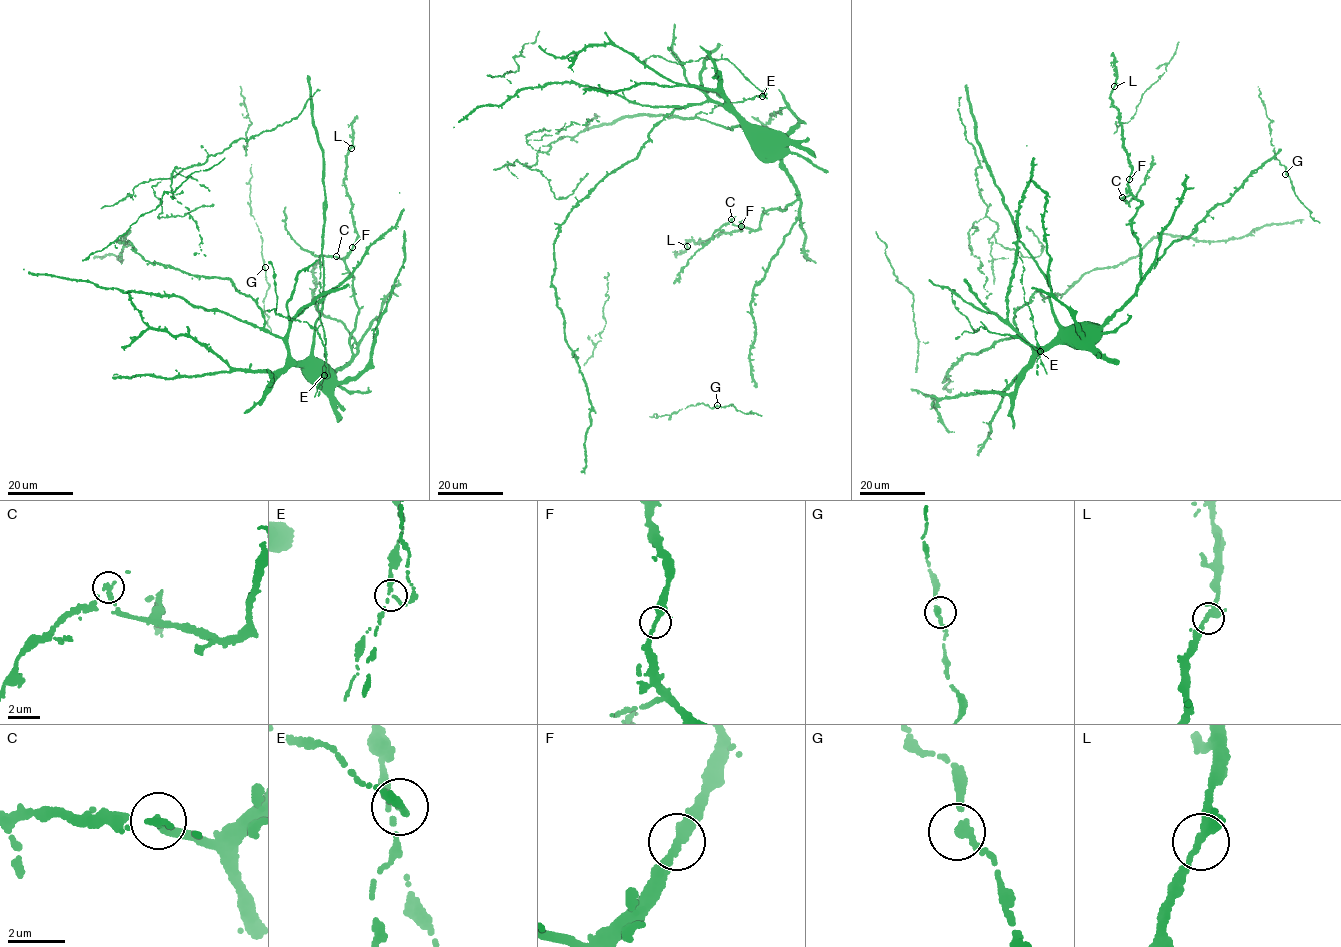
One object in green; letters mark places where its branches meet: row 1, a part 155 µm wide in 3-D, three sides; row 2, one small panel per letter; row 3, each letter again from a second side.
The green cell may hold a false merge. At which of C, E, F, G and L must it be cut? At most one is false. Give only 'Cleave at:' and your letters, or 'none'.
Cleave at: none

